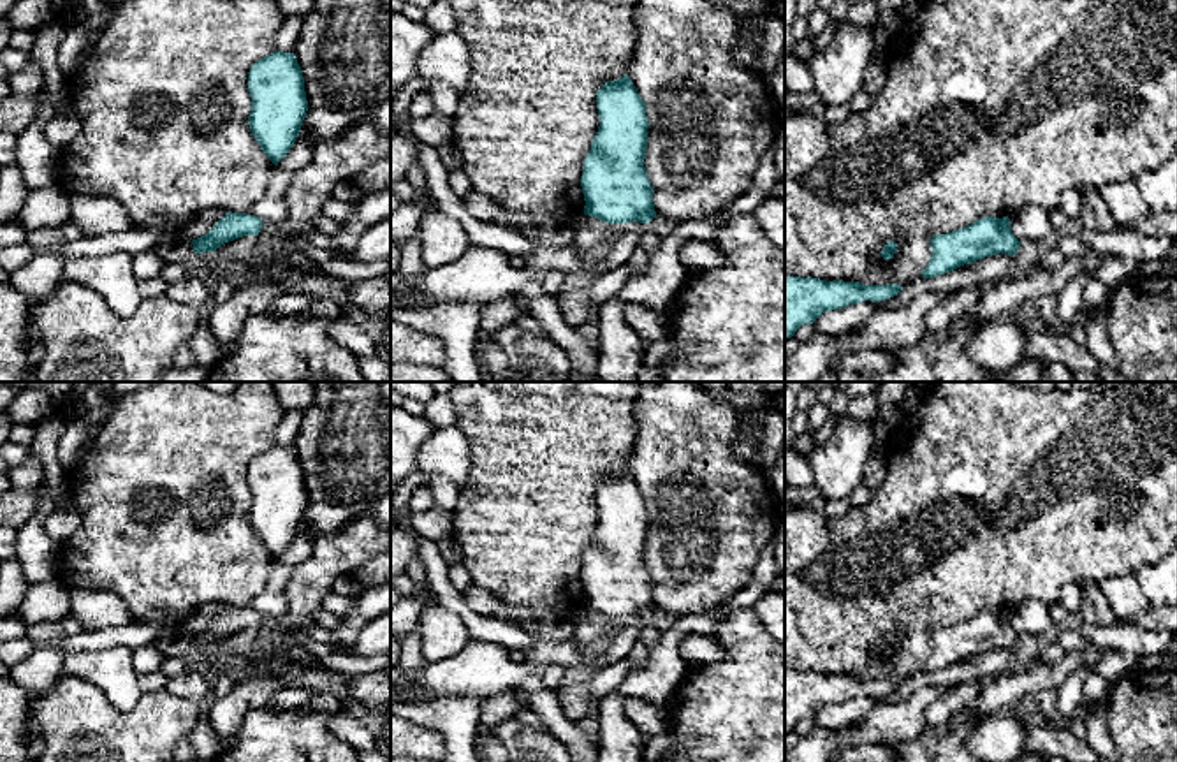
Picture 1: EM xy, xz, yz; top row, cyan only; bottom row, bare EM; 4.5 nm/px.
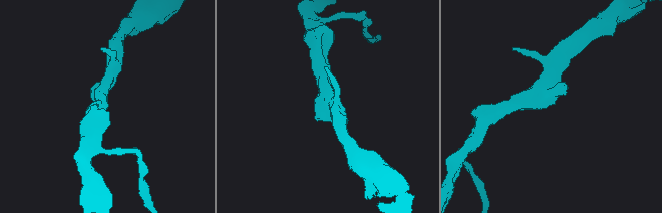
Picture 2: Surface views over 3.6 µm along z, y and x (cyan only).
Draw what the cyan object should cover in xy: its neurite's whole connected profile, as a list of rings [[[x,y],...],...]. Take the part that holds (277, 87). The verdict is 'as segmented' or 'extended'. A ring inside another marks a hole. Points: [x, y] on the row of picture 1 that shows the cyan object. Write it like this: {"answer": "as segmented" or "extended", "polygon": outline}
{"answer": "as segmented", "polygon": [[[274,51],[248,72],[250,130],[269,160],[289,153],[308,111],[303,70],[294,53]]]}

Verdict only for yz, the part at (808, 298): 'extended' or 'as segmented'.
as segmented

